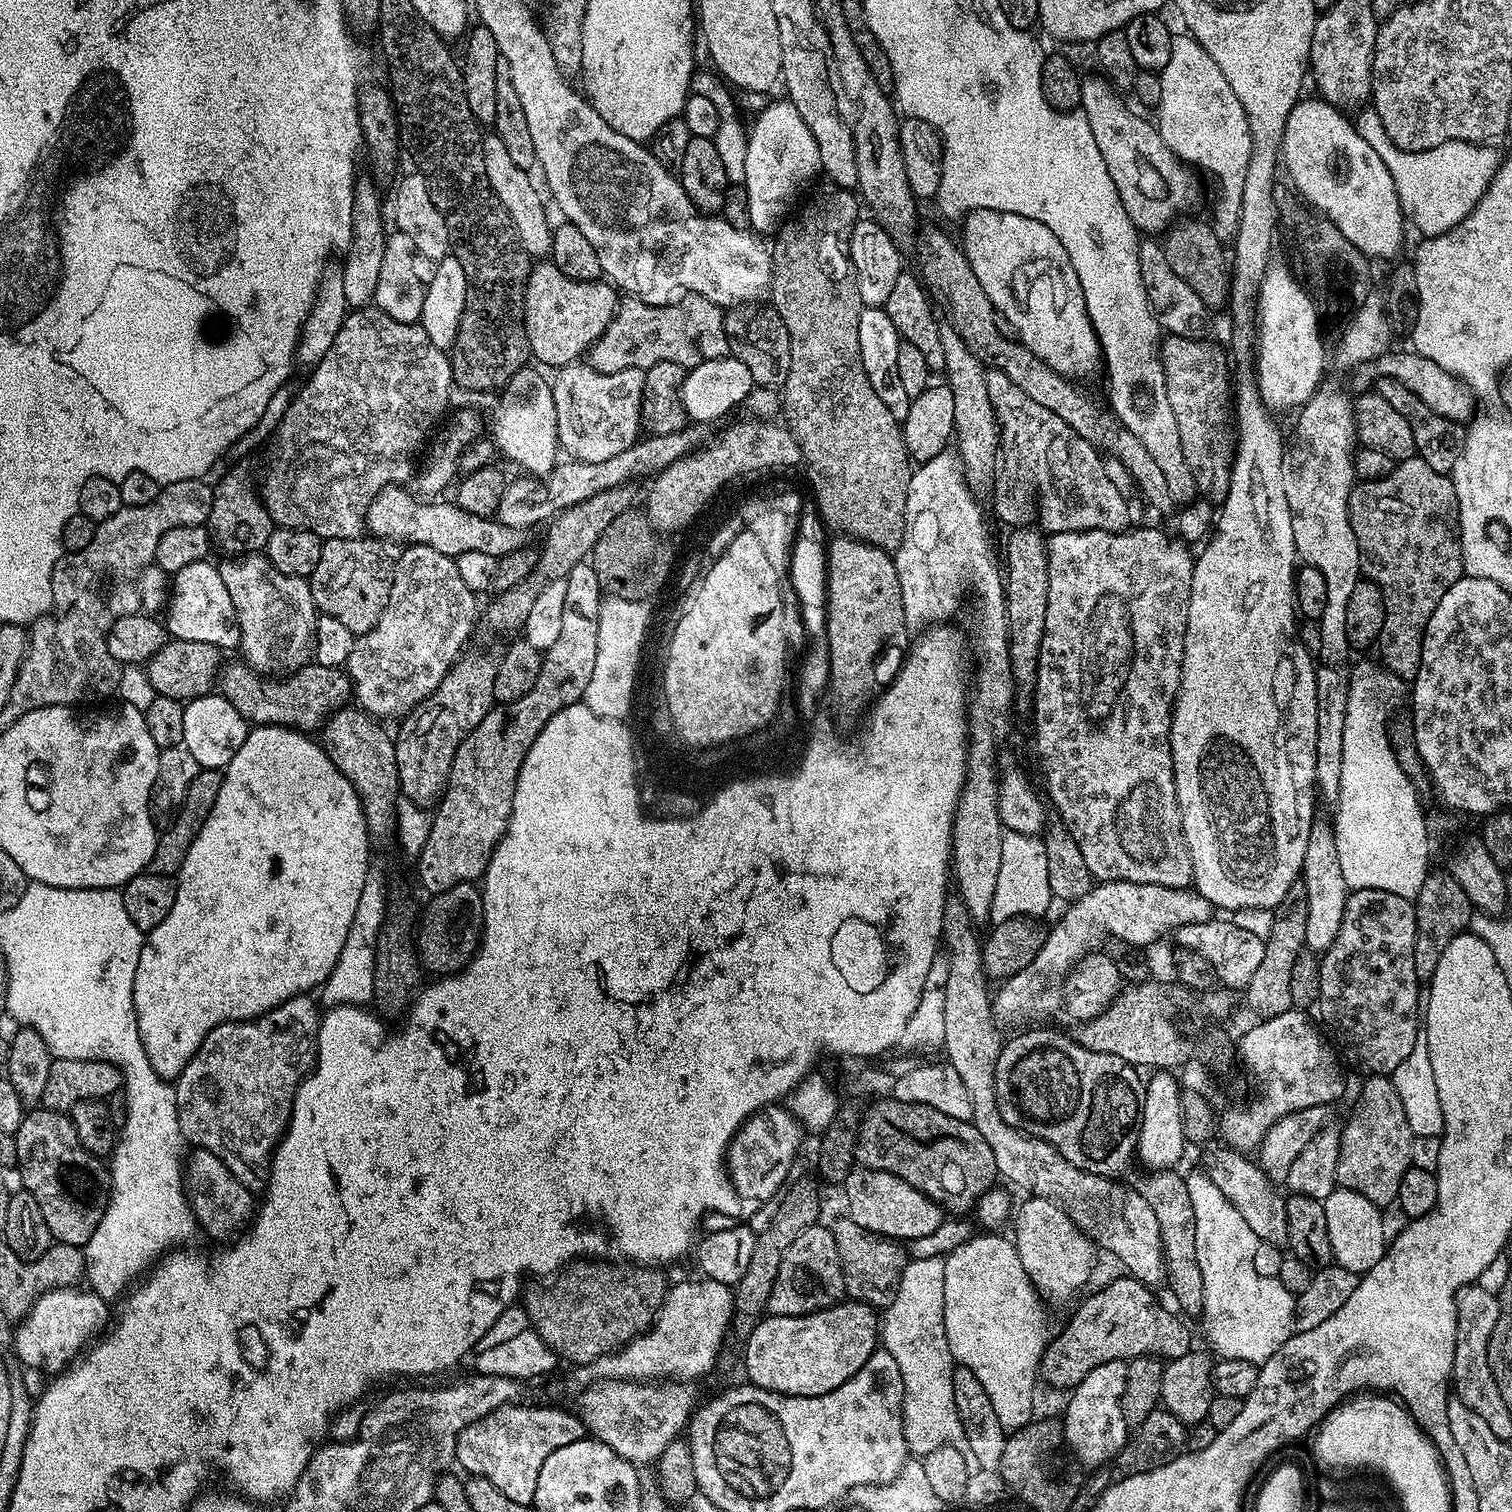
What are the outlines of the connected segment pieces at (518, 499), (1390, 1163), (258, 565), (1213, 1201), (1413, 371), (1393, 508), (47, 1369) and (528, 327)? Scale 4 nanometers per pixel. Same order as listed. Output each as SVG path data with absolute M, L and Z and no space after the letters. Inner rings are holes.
M687 432L687 435L674 436L669 434L667 440L653 440L645 435L637 439L635 444L630 445L622 454L614 454L614 458L606 458L606 462L582 462L571 458L557 463L551 468L547 476L539 480L524 476L522 480L516 480L507 485L500 504L496 507L495 519L506 526L520 529L531 529L531 524L539 520L547 521L549 518L561 512L563 508L574 506L578 502L584 502L586 498L592 498L602 490L610 490L619 484L627 484L633 473L640 473L642 477L650 477L651 470L657 472L666 470L666 463L675 460L680 452L684 452L689 445L695 443L695 433Z
M1369 1075L1368 1080L1360 1088L1360 1105L1356 1108L1356 1113L1348 1120L1348 1125L1344 1128L1344 1133L1338 1136L1338 1151L1334 1157L1336 1162L1336 1174L1334 1177L1335 1183L1342 1188L1349 1188L1358 1194L1362 1194L1377 1208L1384 1210L1387 1209L1387 1204L1390 1206L1396 1204L1396 1195L1398 1194L1398 1186L1402 1186L1402 1174L1406 1174L1406 1170L1413 1167L1412 1163L1412 1138L1413 1134L1410 1130L1410 1122L1406 1122L1406 1110L1402 1110L1402 1098L1398 1098L1398 1090L1393 1086L1391 1079L1388 1076L1374 1076Z
M264 554L234 556L221 561L218 567L222 582L226 582L240 627L239 651L244 652L243 663L269 678L297 672L309 663L318 615L311 583L302 576L282 574Z
M1203 1171L1187 1173L1185 1182L1195 1222L1195 1250L1198 1264L1202 1268L1217 1266L1214 1276L1207 1277L1207 1286L1203 1290L1203 1312L1200 1324L1207 1338L1218 1350L1217 1355L1221 1359L1246 1360L1257 1366L1262 1365L1294 1334L1295 1295L1282 1286L1279 1277L1258 1274L1254 1268L1254 1255L1260 1240L1254 1234L1254 1230L1243 1221L1242 1214L1238 1213L1218 1186L1209 1180L1207 1173Z
M1389 350L1369 363L1357 365L1353 371L1352 386L1356 392L1367 391L1378 379L1385 378L1402 382L1408 390L1418 394L1426 406L1430 406L1436 414L1444 418L1450 418L1456 423L1467 423L1473 419L1475 395L1459 377L1450 375L1445 368L1438 366L1436 362L1429 360L1428 356L1418 355L1414 350L1408 352L1396 352Z
M1415 455L1408 460L1399 461L1395 465L1393 472L1386 474L1385 477L1357 483L1356 487L1352 490L1348 509L1350 510L1350 526L1354 526L1354 538L1358 538L1360 570L1363 579L1374 582L1384 592L1384 609L1388 612L1388 619L1384 621L1384 628L1380 631L1378 649L1380 648L1381 657L1379 656L1379 659L1388 671L1393 672L1394 675L1400 677L1405 682L1411 682L1416 679L1420 663L1422 662L1422 642L1424 641L1426 622L1430 618L1430 614L1434 614L1442 594L1446 594L1446 590L1450 590L1450 586L1454 586L1454 582L1458 582L1460 577L1464 575L1464 555L1460 545L1460 511L1458 510L1458 498L1452 485L1451 475L1426 466L1426 462Z
M80 1286L55 1288L42 1294L24 1319L15 1325L14 1352L16 1348L17 1358L24 1363L25 1369L37 1368L45 1374L63 1372L109 1327L108 1308L96 1292Z
M533 263L524 299L524 329L531 355L549 364L552 370L577 363L593 342L602 338L614 318L617 303L618 292L611 283L589 286L585 281L566 278L554 263Z

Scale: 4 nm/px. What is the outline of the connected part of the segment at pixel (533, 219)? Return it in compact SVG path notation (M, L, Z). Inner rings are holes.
M485 135L484 161L486 162L486 178L490 178L490 186L495 190L500 204L510 214L512 225L516 227L522 246L528 251L529 257L544 258L552 251L553 225L548 225L548 212L544 209L544 200L538 189L532 185L532 180L516 165L514 157L508 153L508 148L496 136Z

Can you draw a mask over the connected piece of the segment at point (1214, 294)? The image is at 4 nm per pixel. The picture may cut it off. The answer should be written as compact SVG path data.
M1180 218L1175 221L1174 226L1169 227L1163 233L1162 245L1166 254L1166 259L1170 262L1170 267L1179 278L1187 283L1198 294L1208 310L1220 308L1229 303L1230 300L1230 260L1224 252L1225 245L1220 244L1218 238L1215 237L1211 223L1207 219L1204 220L1188 220L1192 218Z

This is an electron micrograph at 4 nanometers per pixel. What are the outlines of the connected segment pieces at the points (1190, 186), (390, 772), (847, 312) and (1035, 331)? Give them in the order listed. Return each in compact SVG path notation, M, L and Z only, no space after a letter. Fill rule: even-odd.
M1085 79L1079 107L1090 122L1090 134L1098 142L1102 162L1114 178L1114 190L1118 190L1118 198L1122 198L1137 233L1163 233L1181 214L1191 213L1188 211L1200 200L1200 184L1192 173L1195 171L1166 146L1157 125L1151 119L1135 116L1115 95L1119 96L1106 80Z
M345 706L337 708L322 724L322 731L318 736L319 743L324 753L334 762L334 766L354 786L354 790L360 795L360 805L364 808L364 817L370 826L395 821L398 805L396 799L401 799L400 779L398 778L398 766L396 765L396 746L391 735L388 736L379 728L373 717L369 716L359 706Z
M835 186L829 187L829 189L829 192L818 193L800 213L797 211L775 233L776 245L771 245L770 248L772 253L771 307L780 315L780 320L786 326L790 338L790 374L782 385L782 416L785 416L783 419L786 421L787 427L792 429L792 436L798 442L803 463L805 465L808 463L808 480L812 483L810 496L820 512L820 519L833 533L841 536L853 536L856 540L866 542L870 546L878 546L892 554L902 542L906 494L910 486L914 464L904 445L904 433L901 425L894 418L894 414L890 414L890 410L886 410L882 398L878 398L878 394L874 394L874 386L870 386L870 378L866 378L866 370L862 366L862 354L858 346L858 318L865 306L858 294L856 273L852 270L852 257L848 254L848 243L852 237L852 231L856 221L862 216L862 212L860 212L862 204L855 191Z
M985 208L968 213L963 217L963 224L962 247L965 258L970 262L970 270L974 270L982 290L986 290L986 298L990 298L1015 339L1024 344L1034 358L1042 358L1050 370L1062 374L1067 380L1088 382L1084 380L1090 379L1096 371L1099 373L1102 353L1090 314L1086 314L1086 298L1082 298L1078 274L1074 274L1074 266L1070 266L1066 250L1062 250L1062 242L1054 238L1054 230L1050 230L1050 226L1042 226L1042 222L1034 222L1034 218L1022 218L1020 214L1006 214Z

